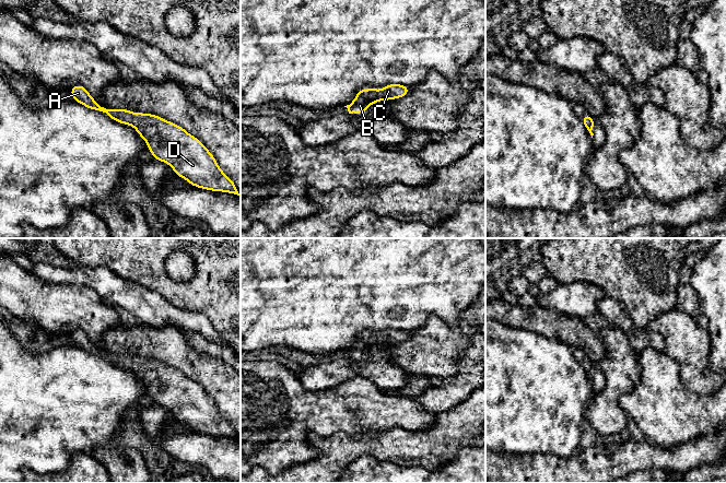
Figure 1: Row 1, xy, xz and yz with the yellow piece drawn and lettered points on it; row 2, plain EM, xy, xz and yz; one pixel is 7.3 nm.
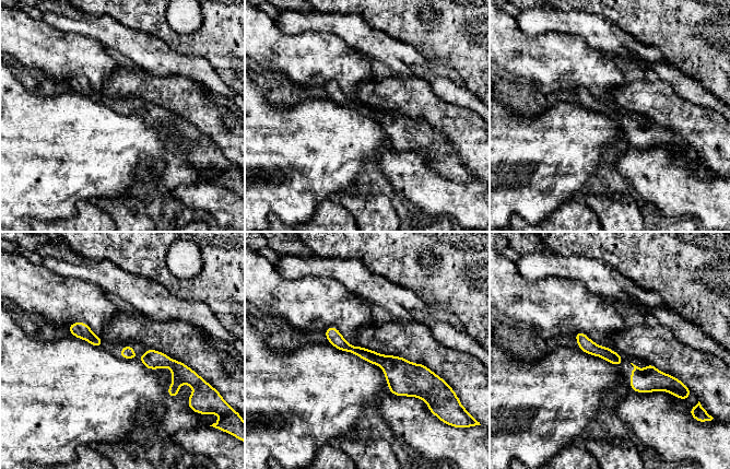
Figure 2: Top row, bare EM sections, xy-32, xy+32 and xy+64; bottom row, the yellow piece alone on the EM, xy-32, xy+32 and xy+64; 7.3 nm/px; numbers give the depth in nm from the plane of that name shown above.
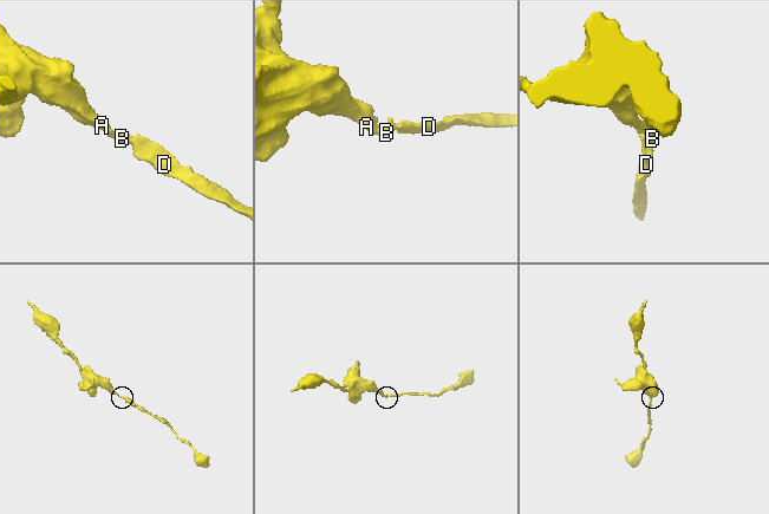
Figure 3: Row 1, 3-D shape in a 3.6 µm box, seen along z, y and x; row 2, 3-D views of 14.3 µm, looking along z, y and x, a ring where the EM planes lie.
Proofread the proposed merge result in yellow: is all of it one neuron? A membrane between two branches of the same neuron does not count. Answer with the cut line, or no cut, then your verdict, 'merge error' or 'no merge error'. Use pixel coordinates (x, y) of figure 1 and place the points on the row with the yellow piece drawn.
cut none; no merge error

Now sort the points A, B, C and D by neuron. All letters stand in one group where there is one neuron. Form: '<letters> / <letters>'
A B C D

